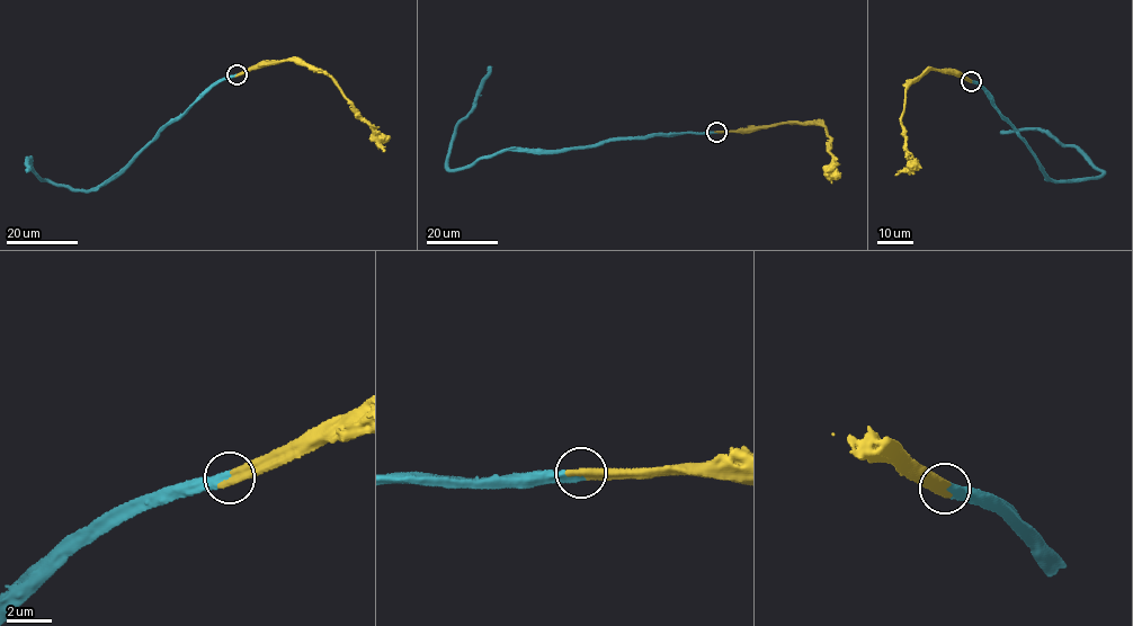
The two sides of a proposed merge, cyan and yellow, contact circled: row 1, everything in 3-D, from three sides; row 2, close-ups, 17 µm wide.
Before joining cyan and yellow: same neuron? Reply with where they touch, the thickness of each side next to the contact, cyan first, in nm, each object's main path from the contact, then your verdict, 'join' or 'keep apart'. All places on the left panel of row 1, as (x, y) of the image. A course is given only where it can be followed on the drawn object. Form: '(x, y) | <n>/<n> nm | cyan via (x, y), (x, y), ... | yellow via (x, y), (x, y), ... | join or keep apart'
(237, 74) | 440/480 nm | cyan via (237, 74), (214, 82), (94, 189), (41, 180), (27, 168), (29, 159), (28, 170) | yellow via (237, 74), (288, 60), (306, 63), (327, 72), (356, 115), (369, 126), (373, 137), (385, 151) | join

